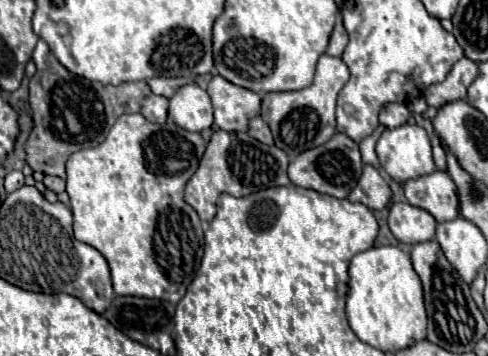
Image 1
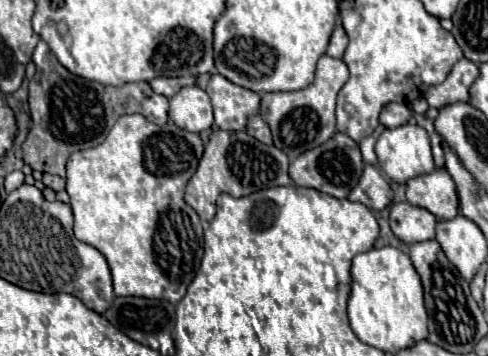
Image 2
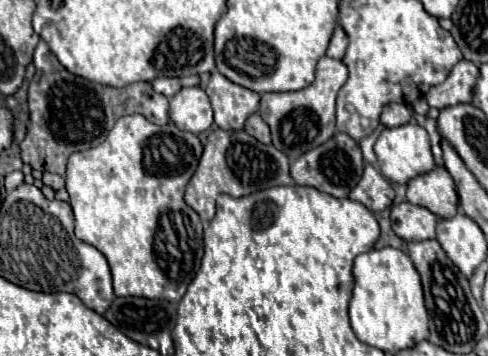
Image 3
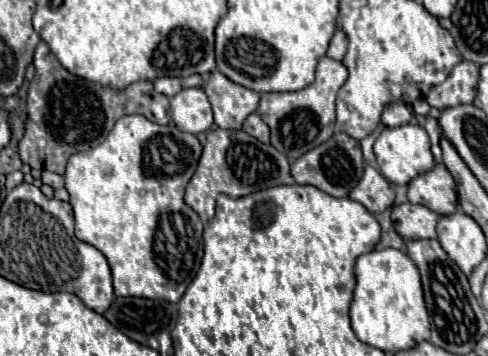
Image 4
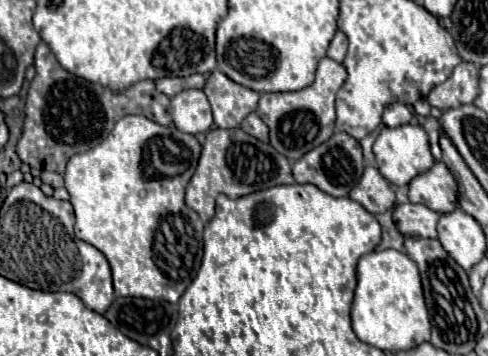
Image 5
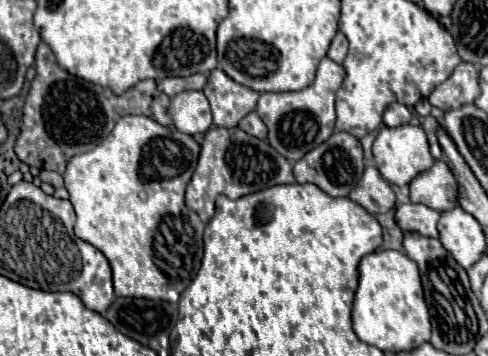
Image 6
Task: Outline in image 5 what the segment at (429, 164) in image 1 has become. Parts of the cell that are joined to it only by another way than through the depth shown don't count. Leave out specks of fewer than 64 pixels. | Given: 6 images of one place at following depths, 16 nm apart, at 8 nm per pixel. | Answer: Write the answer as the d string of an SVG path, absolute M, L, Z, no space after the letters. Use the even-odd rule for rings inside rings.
M404 124L398 128L382 128L380 136L374 142L374 156L376 156L376 164L378 164L380 174L390 184L396 184L396 186L408 184L414 176L418 176L434 166L428 134L424 132L422 126L414 126L414 124Z

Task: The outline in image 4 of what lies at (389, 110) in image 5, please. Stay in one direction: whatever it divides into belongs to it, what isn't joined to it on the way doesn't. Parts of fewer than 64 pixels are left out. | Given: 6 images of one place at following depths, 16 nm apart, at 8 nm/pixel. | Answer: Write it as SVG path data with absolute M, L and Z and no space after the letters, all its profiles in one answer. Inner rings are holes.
M388 104L382 112L382 124L388 128L408 124L412 118L412 110L406 104Z

